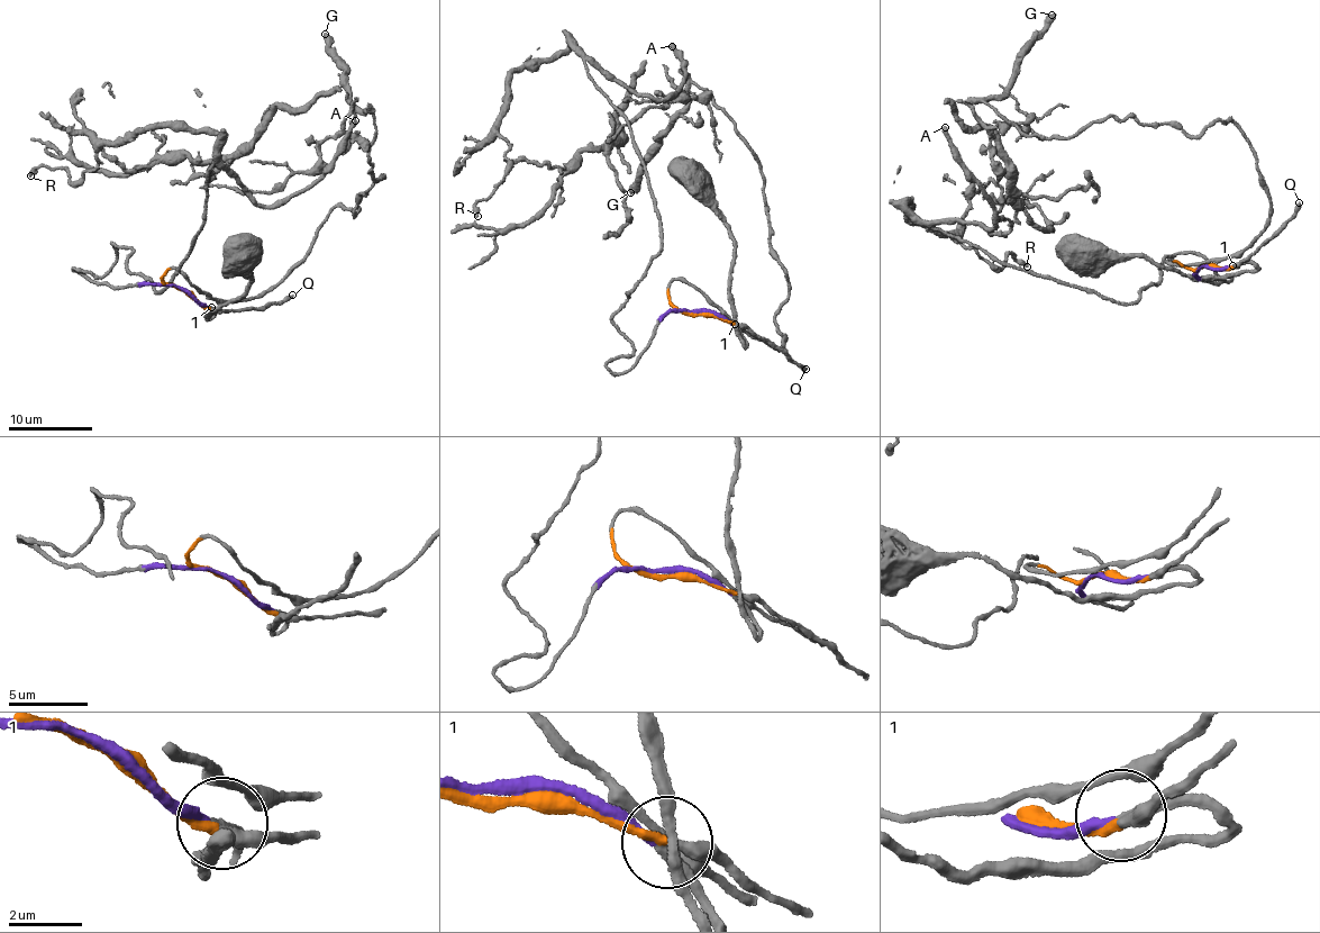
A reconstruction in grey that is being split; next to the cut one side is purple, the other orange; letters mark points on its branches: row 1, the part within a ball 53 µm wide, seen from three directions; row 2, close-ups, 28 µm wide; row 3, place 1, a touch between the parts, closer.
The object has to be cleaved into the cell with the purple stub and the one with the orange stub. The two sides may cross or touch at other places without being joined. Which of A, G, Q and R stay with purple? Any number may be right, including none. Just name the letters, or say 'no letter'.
A, R

